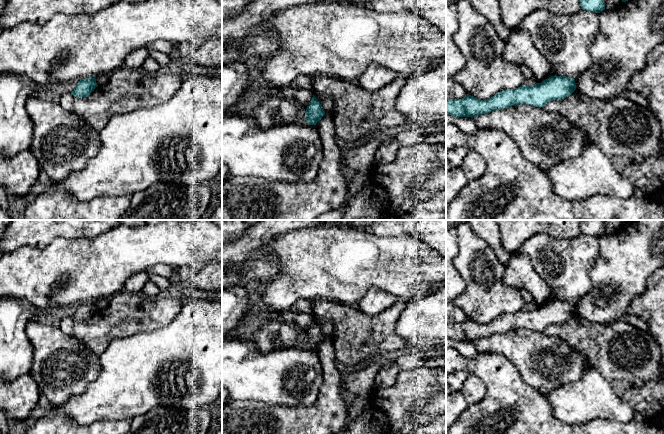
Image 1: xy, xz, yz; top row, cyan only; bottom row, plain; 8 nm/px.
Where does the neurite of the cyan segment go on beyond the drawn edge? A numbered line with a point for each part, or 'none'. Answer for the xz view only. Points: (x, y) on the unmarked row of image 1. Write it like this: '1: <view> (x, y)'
none

